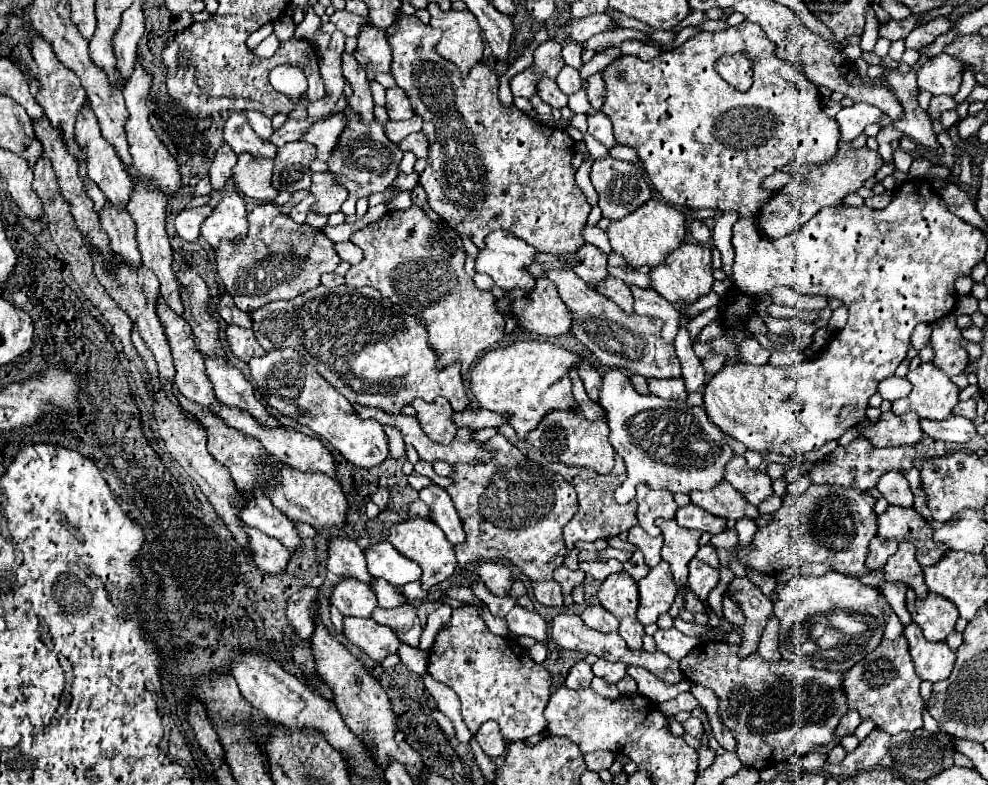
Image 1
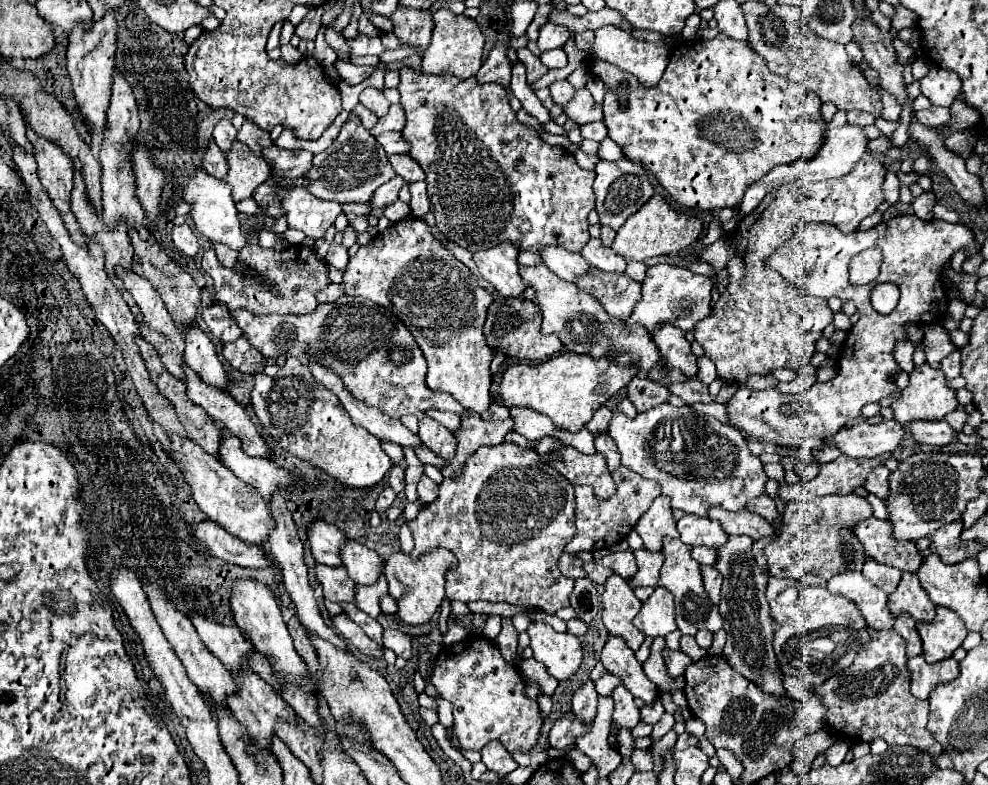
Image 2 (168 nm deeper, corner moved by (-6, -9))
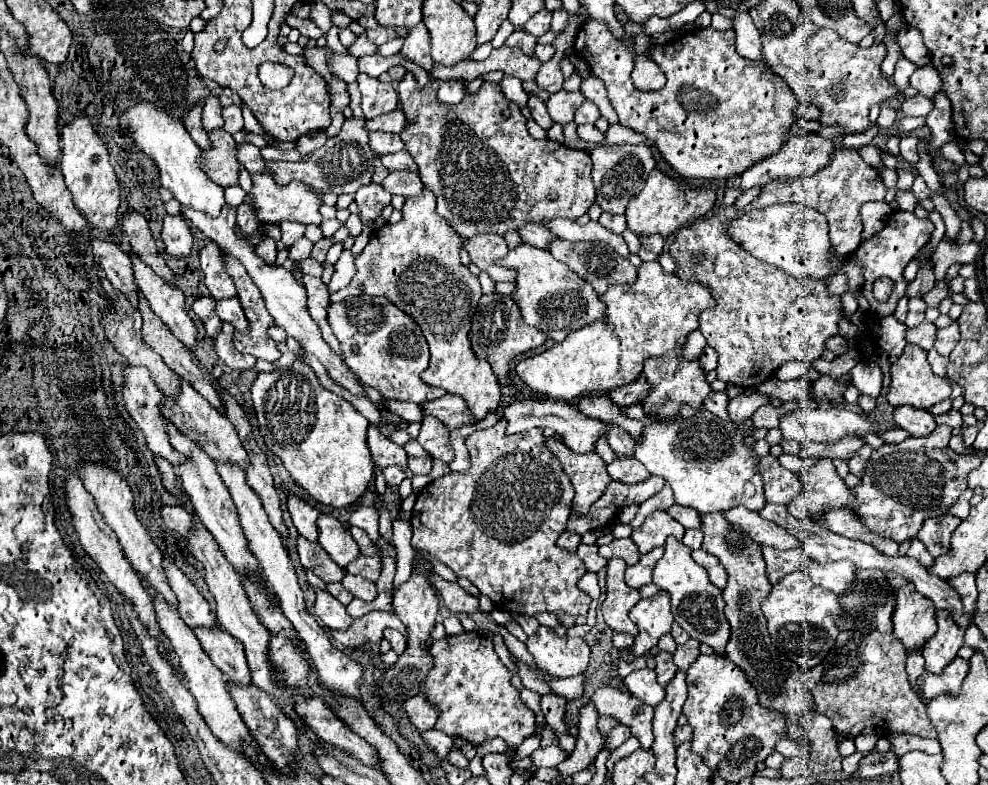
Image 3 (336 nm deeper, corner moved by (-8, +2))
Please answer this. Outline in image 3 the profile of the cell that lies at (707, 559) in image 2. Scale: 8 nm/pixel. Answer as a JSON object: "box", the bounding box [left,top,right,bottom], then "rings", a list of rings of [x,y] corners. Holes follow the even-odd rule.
{"box":[683,530,703,550],"rings":[[[687,530],[685,536],[683,536],[683,544],[689,546],[691,550],[701,548],[701,544],[703,544],[703,532],[701,530]]]}

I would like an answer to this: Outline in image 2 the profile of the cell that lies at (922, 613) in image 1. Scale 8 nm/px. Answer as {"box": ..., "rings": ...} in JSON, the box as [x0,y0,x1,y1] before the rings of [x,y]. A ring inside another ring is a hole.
{"box":[917,607,967,663],"rings":[[[937,607],[937,617],[931,623],[917,623],[917,633],[923,641],[923,655],[925,655],[927,663],[939,663],[941,659],[949,659],[953,655],[953,651],[957,647],[961,647],[961,643],[967,635],[967,629],[957,613],[953,613],[945,607]]]}

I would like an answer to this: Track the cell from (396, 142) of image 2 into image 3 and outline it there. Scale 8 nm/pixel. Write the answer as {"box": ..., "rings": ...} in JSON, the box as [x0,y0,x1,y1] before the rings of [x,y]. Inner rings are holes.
{"box":[369,131,403,156],"rings":[[[370,131],[369,144],[379,156],[403,150],[403,140],[399,138],[399,134],[389,134],[389,132]]]}

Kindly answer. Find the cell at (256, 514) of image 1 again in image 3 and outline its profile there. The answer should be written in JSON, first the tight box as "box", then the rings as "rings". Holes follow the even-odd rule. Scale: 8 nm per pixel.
{"box":[123,366,187,466],"rings":[[[131,366],[125,370],[125,386],[123,386],[123,398],[125,398],[125,408],[127,412],[133,416],[133,420],[137,422],[137,426],[145,432],[147,438],[147,446],[151,448],[153,454],[163,456],[171,466],[181,466],[183,460],[187,460],[187,456],[183,456],[181,452],[177,452],[171,444],[169,444],[169,434],[167,434],[167,418],[163,416],[163,392],[157,388],[157,384],[151,380],[147,368],[137,368]]]}

